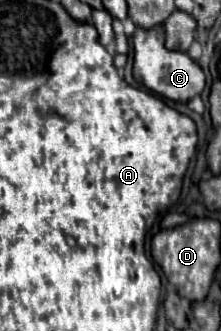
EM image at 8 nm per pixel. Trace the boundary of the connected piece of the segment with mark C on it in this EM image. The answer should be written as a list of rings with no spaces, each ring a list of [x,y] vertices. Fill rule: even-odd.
[[[163,27],[151,29],[135,29],[133,35],[133,49],[135,49],[135,63],[133,63],[133,77],[143,83],[147,89],[173,99],[173,101],[189,101],[191,97],[199,95],[205,87],[205,73],[203,69],[181,51],[167,51],[165,49],[165,33]]]

